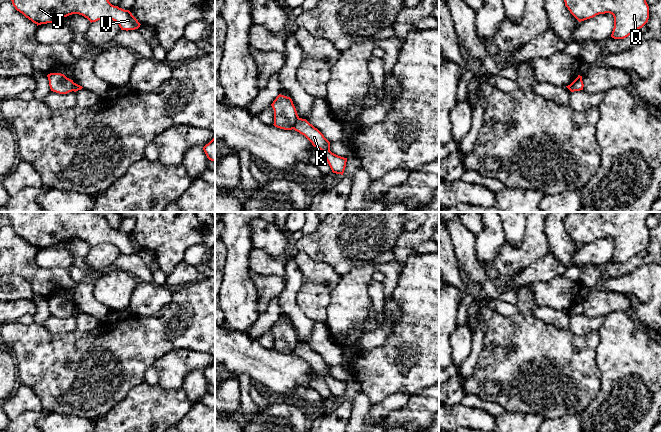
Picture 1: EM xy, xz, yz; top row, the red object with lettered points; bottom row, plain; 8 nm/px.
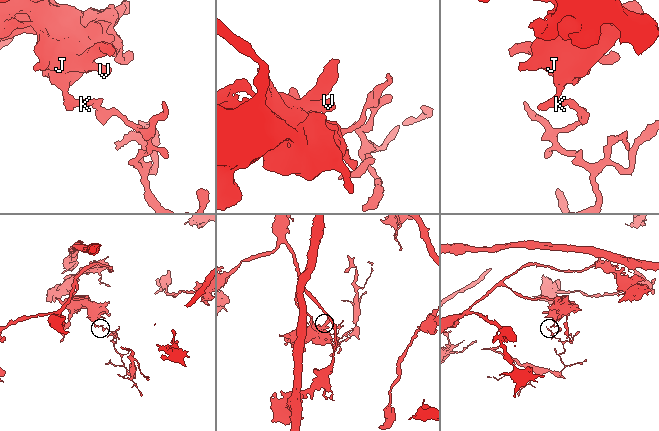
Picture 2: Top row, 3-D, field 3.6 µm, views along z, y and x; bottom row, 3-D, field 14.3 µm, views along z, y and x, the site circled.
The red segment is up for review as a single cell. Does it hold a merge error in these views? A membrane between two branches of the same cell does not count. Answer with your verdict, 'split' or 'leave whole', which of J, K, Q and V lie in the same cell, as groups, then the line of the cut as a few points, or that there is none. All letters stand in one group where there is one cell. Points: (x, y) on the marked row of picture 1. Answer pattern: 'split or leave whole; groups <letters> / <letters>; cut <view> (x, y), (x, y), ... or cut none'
split; groups J Q V / K; cut xz (299, 118), (292, 128)

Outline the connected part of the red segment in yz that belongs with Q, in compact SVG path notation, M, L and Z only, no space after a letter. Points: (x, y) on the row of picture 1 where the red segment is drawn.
M564 0L570 13L579 21L599 14L610 13L614 17L611 37L624 39L642 28L649 19L646 0Z

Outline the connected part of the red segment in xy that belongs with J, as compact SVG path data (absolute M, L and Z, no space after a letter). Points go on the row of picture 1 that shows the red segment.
M11 0L17 11L31 20L37 26L41 24L59 21L62 17L79 14L87 18L91 23L102 19L115 21L121 30L135 30L140 27L138 20L129 10L124 10L112 5L109 0Z

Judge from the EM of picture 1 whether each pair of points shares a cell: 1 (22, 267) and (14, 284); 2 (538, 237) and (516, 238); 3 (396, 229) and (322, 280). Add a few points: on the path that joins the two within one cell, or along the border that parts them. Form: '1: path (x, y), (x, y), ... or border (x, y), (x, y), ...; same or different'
1: border (10, 275), (21, 276), (30, 285), (34, 293); different
2: border (526, 222), (526, 232), (519, 245), (505, 241); different
3: border (314, 260), (328, 263), (340, 275); different

